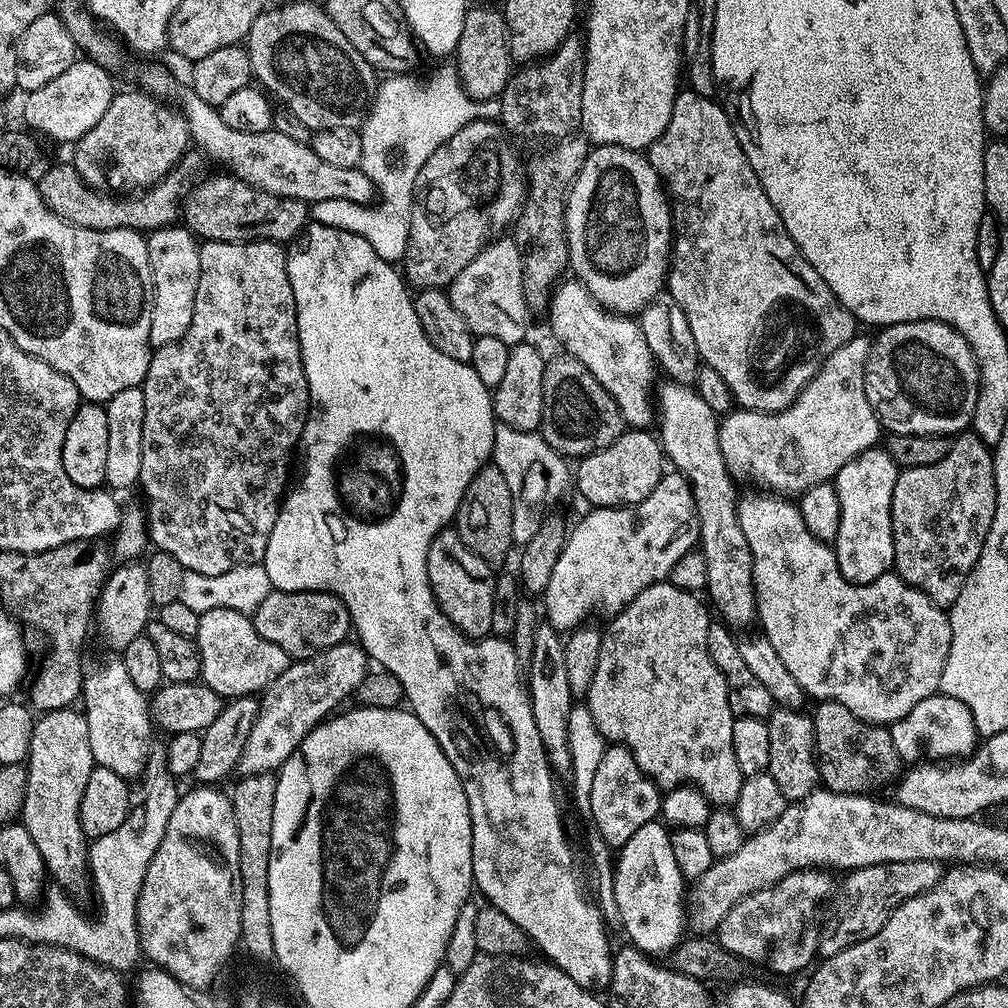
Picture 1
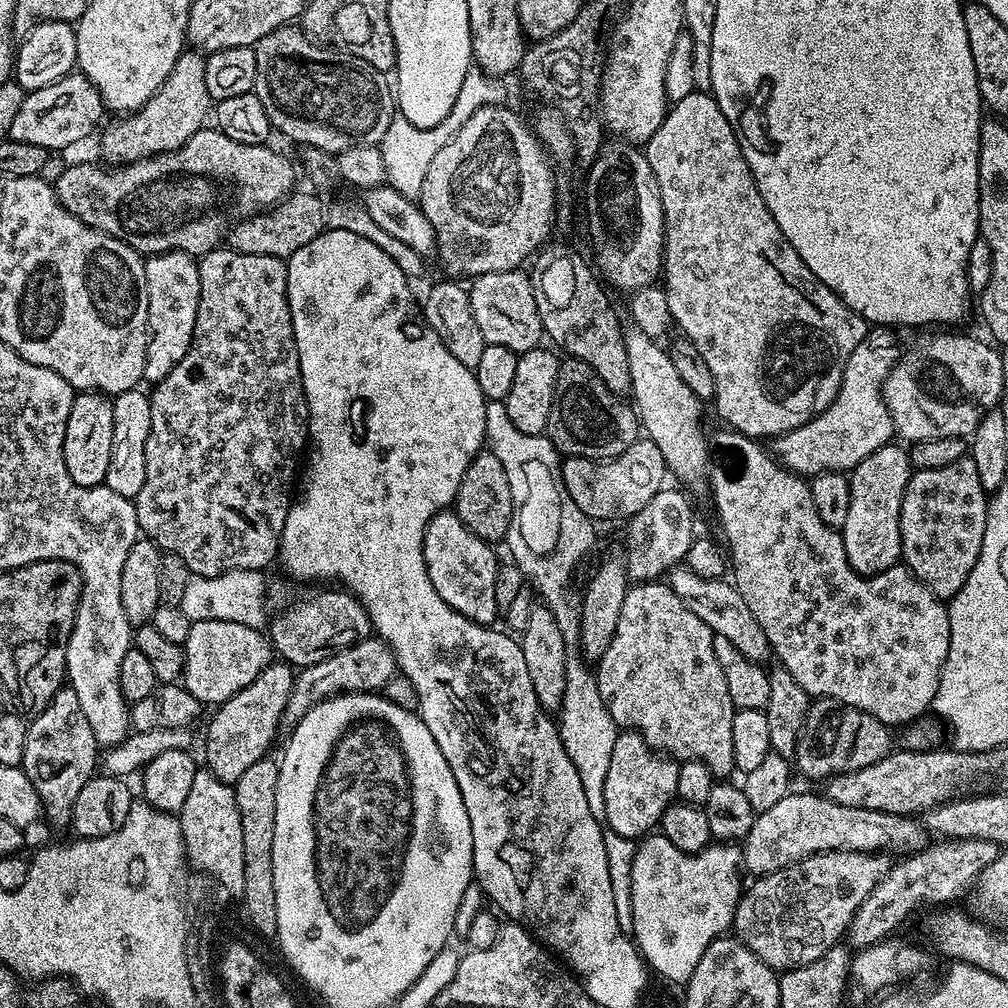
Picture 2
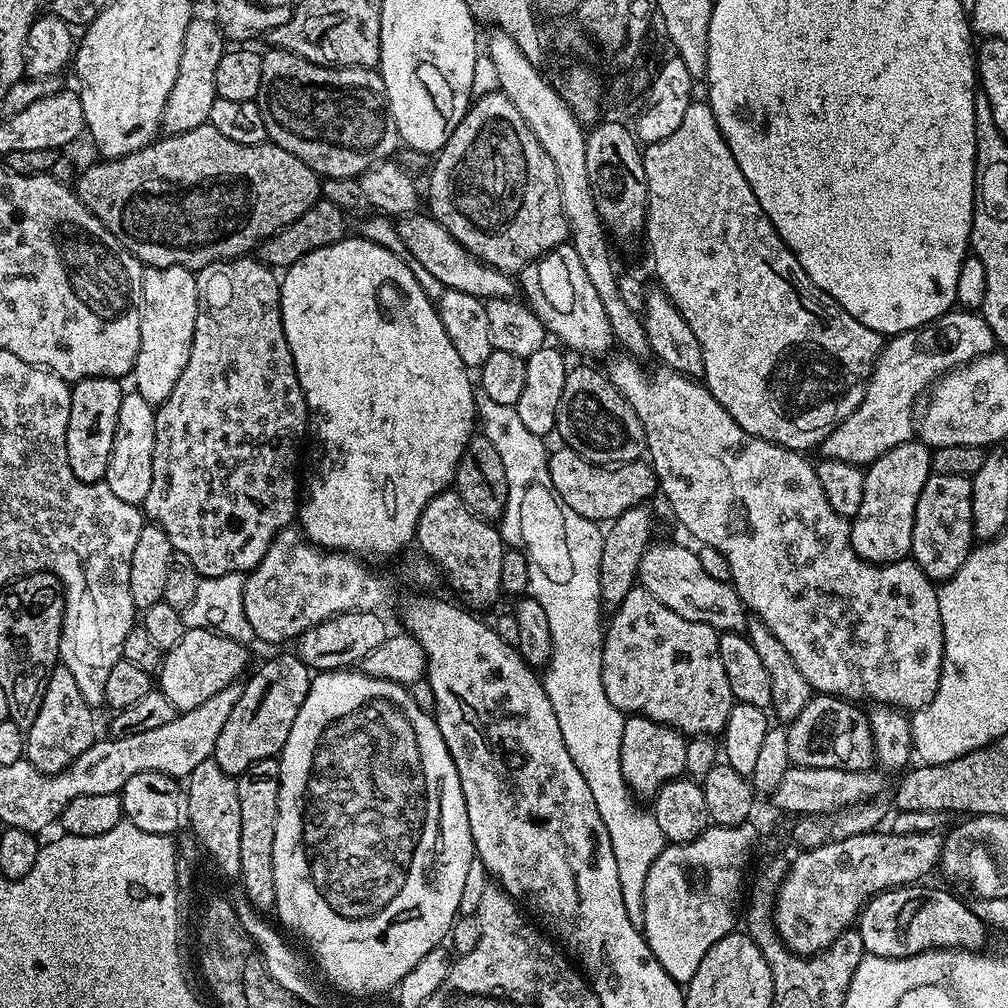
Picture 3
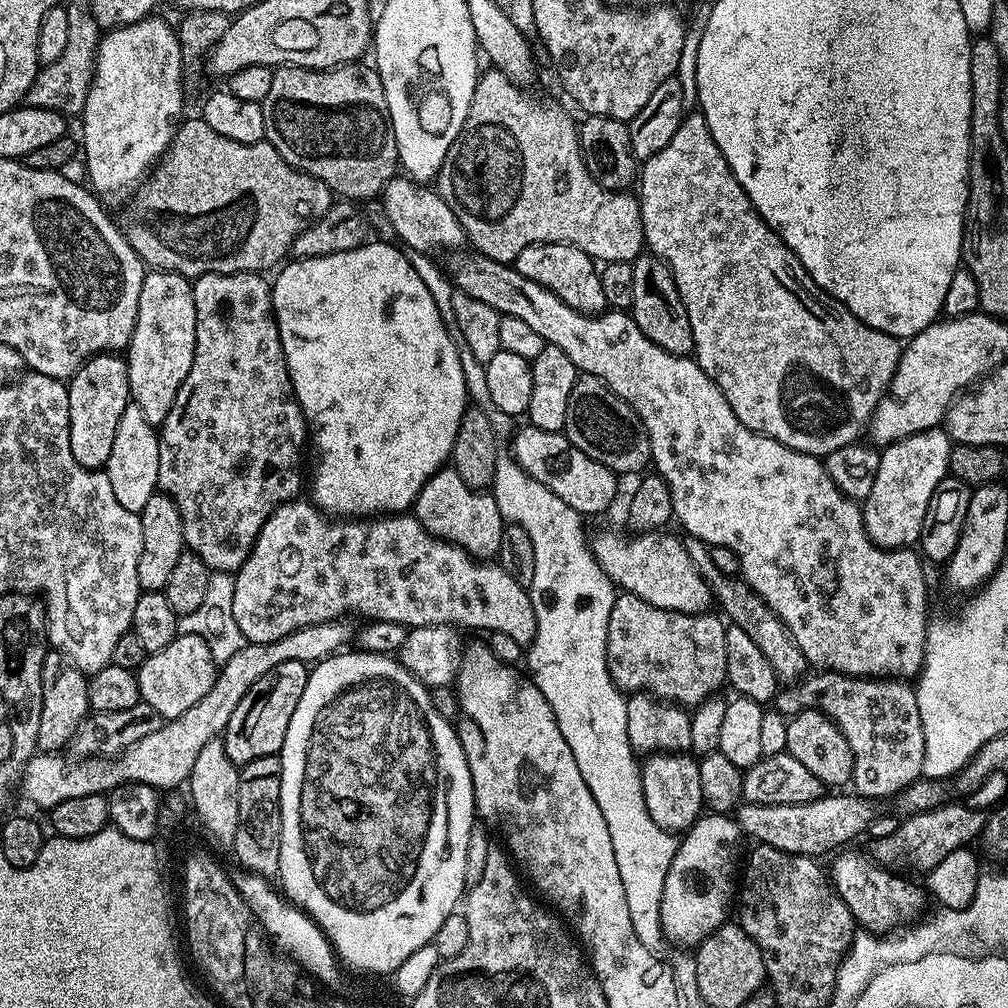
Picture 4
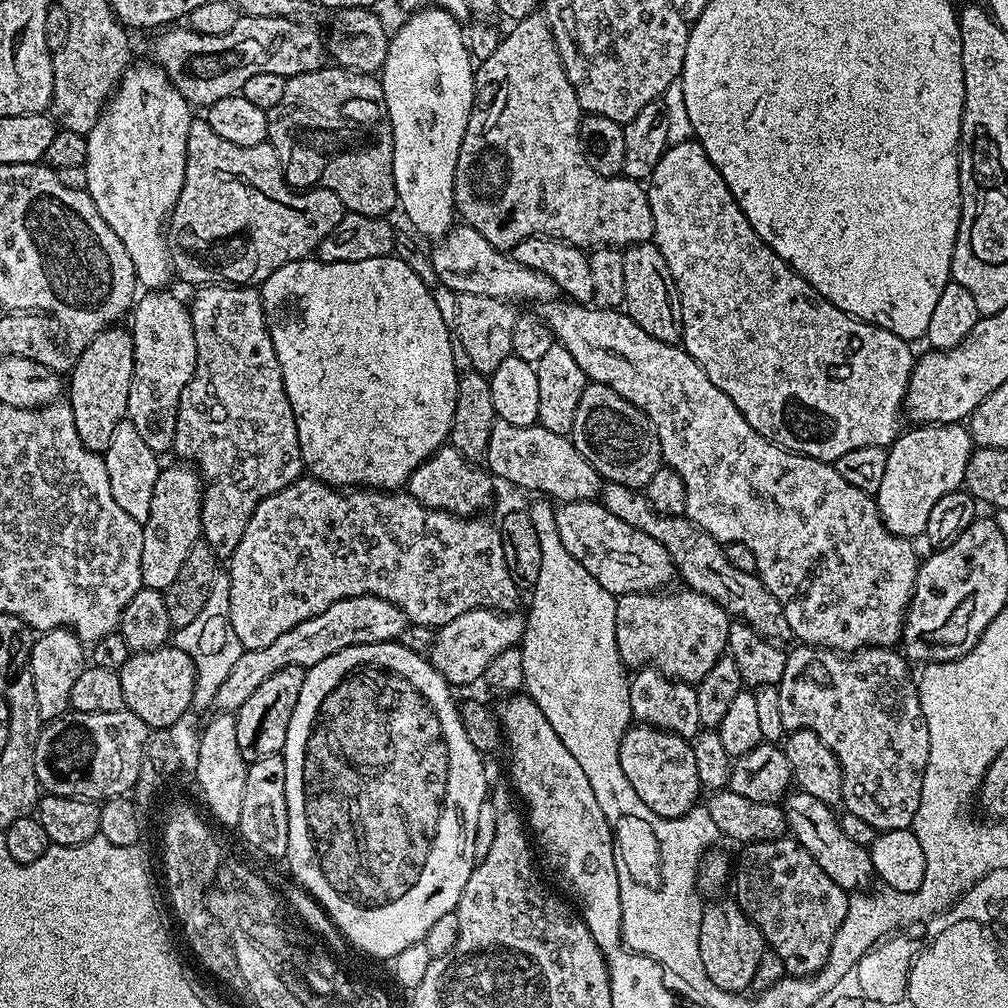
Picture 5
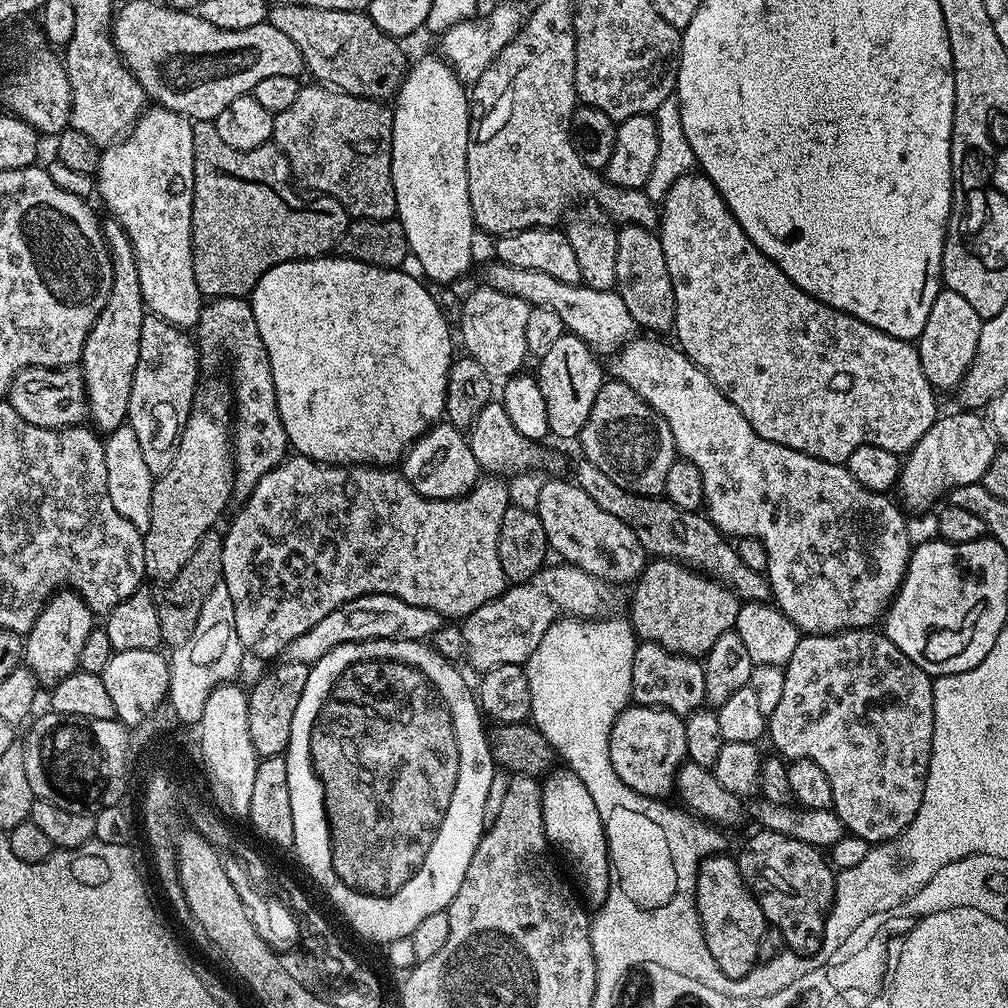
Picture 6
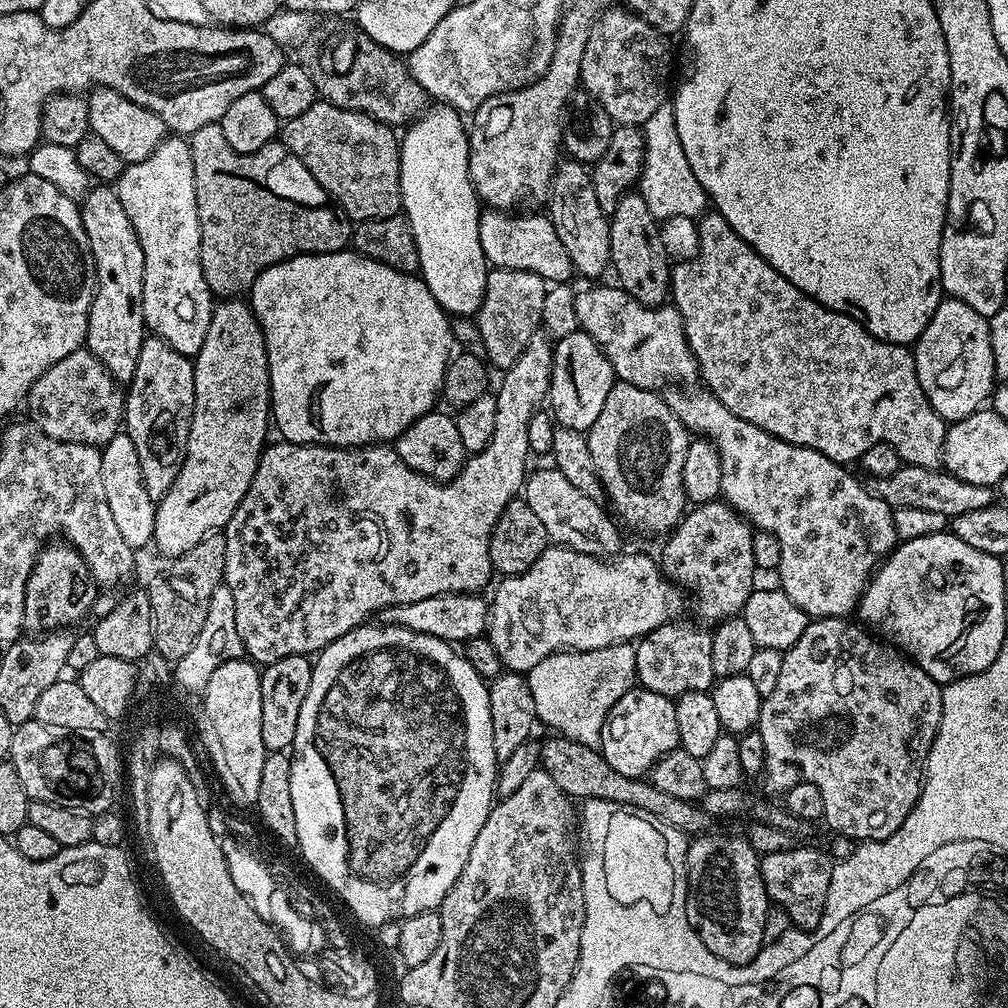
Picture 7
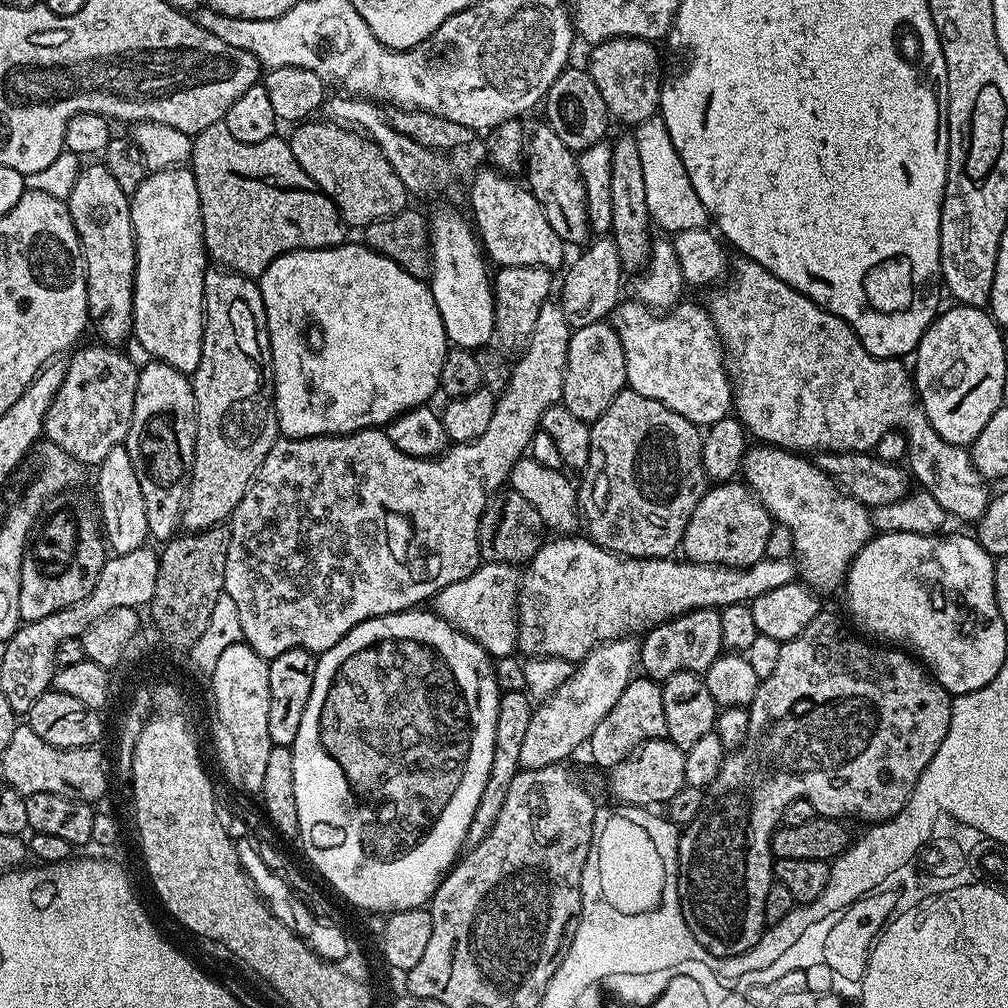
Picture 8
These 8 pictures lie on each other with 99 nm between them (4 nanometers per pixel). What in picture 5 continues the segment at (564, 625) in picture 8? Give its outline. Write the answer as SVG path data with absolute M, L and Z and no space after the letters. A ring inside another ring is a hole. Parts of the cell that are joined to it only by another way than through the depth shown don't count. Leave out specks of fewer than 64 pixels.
M475 608L458 614L454 622L446 622L435 629L436 640L430 649L430 659L438 674L442 674L442 678L446 678L446 682L453 686L479 681L490 662L494 662L502 650L515 648L524 639L526 620L523 615L516 615L493 612L490 608Z

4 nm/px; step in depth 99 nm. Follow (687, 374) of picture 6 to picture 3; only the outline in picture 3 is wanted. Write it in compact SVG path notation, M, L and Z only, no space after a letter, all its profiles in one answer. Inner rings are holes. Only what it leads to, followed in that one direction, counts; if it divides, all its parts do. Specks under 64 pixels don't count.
M420 215L401 216L394 226L398 230L398 238L402 238L402 246L406 246L406 250L410 250L410 254L414 254L414 258L418 258L418 262L422 262L422 266L426 266L426 270L430 270L430 274L434 274L434 278L438 278L444 288L462 290L462 294L474 294L485 302L517 295L517 281L509 273L483 264L470 255L431 215ZM619 354L606 367L608 381L619 390L630 402L634 414L644 427L644 443L646 445L646 456L652 468L656 471L656 482L659 491L664 492L668 504L672 507L674 515L680 519L680 524L693 536L700 540L703 546L714 546L714 550L722 550L726 554L726 562L730 562L730 581L741 602L744 603L747 611L755 619L766 622L770 634L786 646L790 658L794 658L798 670L810 682L813 693L826 696L838 696L853 702L864 702L860 700L872 700L873 705L889 704L892 708L901 710L915 710L926 707L938 694L938 682L942 674L942 658L944 657L944 623L938 606L938 588L933 580L916 565L915 560L909 558L899 560L893 564L871 564L863 560L854 550L852 545L852 525L845 517L834 514L830 502L826 502L826 494L822 490L822 482L818 482L816 464L808 461L807 455L801 454L794 449L784 448L781 445L764 441L759 436L747 433L738 426L726 412L726 410L715 400L714 394L708 387L705 387L699 379L691 376L683 376L677 372L659 370L660 372L647 372L637 357L627 354Z

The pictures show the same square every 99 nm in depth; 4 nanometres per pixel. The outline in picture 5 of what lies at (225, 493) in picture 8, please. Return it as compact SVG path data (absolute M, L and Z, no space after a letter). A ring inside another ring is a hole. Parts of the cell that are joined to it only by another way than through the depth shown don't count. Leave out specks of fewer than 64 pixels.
M180 466L184 468L168 468L161 467L158 474L158 482L154 482L154 494L150 498L150 514L146 518L146 522L142 525L144 533L142 534L142 585L145 588L165 589L170 586L170 582L174 582L174 578L178 578L178 570L182 570L182 562L186 562L186 554L190 554L190 546L194 546L197 540L201 539L200 530L200 498L202 495L202 481L198 475L197 469L192 466Z

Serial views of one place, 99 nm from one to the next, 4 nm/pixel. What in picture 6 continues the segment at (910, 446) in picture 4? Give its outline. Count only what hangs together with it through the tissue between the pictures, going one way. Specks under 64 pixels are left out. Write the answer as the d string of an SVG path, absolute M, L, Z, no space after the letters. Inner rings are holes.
M976 410L955 411L949 416L941 415L933 422L930 430L926 430L926 434L903 457L898 481L898 500L905 509L931 509L931 504L943 492L945 495L958 486L979 484L983 481L986 470L990 470L990 462L994 462L998 451L998 441L985 417Z

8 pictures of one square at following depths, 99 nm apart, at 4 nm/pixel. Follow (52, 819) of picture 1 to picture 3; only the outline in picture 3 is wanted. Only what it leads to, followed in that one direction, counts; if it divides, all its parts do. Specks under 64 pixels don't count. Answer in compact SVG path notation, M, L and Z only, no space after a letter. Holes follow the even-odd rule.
M57 666L48 673L45 682L44 697L38 707L37 717L26 730L24 754L26 759L42 773L60 773L71 766L83 751L98 739L96 724L92 721L93 705L82 698L70 670Z

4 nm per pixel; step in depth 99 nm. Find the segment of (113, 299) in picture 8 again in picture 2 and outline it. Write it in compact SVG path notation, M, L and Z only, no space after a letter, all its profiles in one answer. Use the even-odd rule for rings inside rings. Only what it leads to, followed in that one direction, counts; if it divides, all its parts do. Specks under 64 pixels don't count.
M84 390L73 395L70 418L64 435L64 461L70 478L83 488L98 488L104 484L110 466L110 450L114 442L114 410L112 400L103 392Z

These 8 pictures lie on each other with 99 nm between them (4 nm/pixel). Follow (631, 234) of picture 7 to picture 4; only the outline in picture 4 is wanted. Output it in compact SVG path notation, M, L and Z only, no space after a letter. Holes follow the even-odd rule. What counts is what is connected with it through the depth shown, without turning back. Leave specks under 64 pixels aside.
M641 254L631 261L634 270L633 300L630 307L632 321L654 342L675 356L691 357L696 351L694 334L690 330L690 318L686 318L686 306L678 294L671 270L663 260L651 254Z

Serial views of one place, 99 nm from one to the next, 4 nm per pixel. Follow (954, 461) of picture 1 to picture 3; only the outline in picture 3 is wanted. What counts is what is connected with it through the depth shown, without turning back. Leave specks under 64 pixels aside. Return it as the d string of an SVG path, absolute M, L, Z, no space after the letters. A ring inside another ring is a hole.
M954 474L929 476L926 486L922 486L922 494L918 494L918 506L914 510L911 559L931 580L943 582L960 569L973 547L971 479Z

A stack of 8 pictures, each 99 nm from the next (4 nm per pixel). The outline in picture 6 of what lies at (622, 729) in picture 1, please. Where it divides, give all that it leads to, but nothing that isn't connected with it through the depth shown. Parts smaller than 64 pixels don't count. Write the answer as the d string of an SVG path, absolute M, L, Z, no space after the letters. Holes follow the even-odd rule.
M656 558L648 562L632 589L634 590L630 623L637 637L641 641L649 640L660 644L671 652L697 658L707 656L710 646L714 646L714 642L719 636L735 629L738 610L742 603L725 584L719 584L712 577L688 568L685 564L679 564L676 560L663 558Z

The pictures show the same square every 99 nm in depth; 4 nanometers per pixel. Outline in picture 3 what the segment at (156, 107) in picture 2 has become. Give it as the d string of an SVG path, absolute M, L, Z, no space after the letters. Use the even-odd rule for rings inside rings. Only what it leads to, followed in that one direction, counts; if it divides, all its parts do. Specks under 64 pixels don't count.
M193 18L186 26L186 38L182 42L182 58L178 62L178 78L174 78L174 90L170 90L170 98L166 98L162 128L165 133L185 132L195 128L203 128L210 118L210 106L218 99L214 74L218 74L218 62L222 62L226 51L226 37L220 31L220 25L215 19L200 20Z

